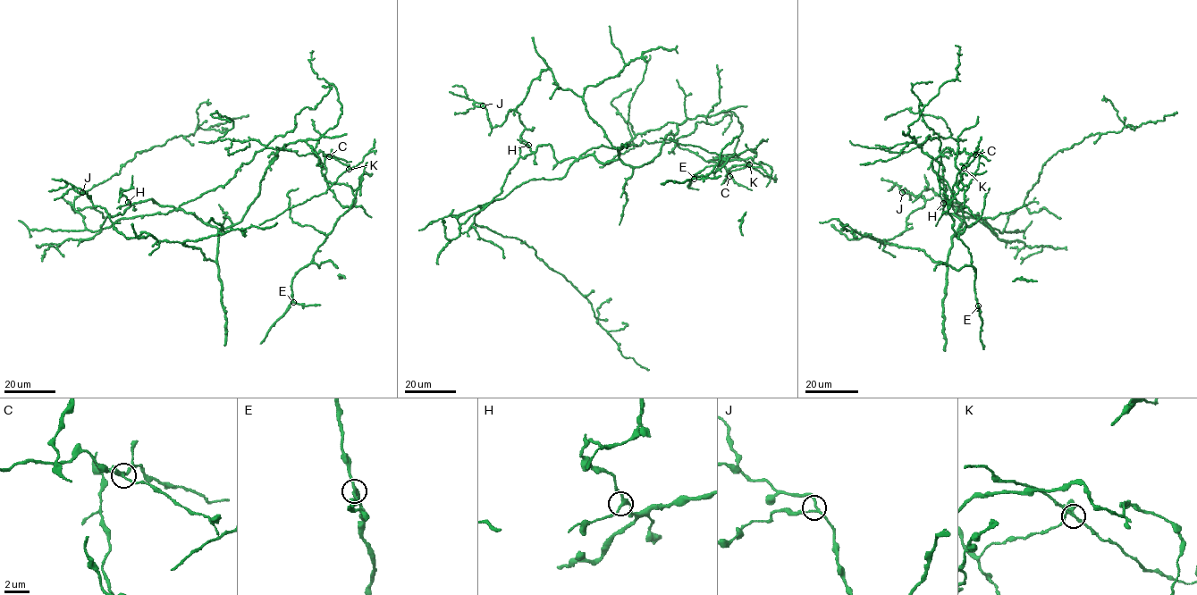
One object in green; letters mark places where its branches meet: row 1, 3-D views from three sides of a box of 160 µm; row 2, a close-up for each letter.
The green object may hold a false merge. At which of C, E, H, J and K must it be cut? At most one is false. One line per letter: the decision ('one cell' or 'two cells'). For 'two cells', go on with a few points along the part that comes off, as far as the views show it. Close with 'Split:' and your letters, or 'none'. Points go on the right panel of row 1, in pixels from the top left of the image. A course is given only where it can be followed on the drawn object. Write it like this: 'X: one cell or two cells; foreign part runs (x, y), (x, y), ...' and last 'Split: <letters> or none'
C: one cell
E: one cell
H: one cell
J: one cell
K: two cells; foreign part runs (964, 168), (958, 172), (953, 187), (954, 195), (945, 205), (935, 226)
Split: K

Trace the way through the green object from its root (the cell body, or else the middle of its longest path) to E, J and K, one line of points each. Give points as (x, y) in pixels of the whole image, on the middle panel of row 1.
E: (635, 166), (654, 157), (669, 134), (729, 172), (749, 164), (733, 157), (756, 154), (734, 154), (694, 179)
J: (635, 166), (619, 158), (583, 98), (560, 88), (549, 69), (532, 80), (499, 126), (491, 127), (483, 105)
K: (635, 166), (654, 157), (669, 134), (681, 148), (717, 163), (729, 172), (749, 164)

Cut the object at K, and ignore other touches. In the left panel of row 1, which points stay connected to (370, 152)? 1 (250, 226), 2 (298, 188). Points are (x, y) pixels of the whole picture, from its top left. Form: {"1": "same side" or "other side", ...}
{"1": "other side", "2": "other side"}

